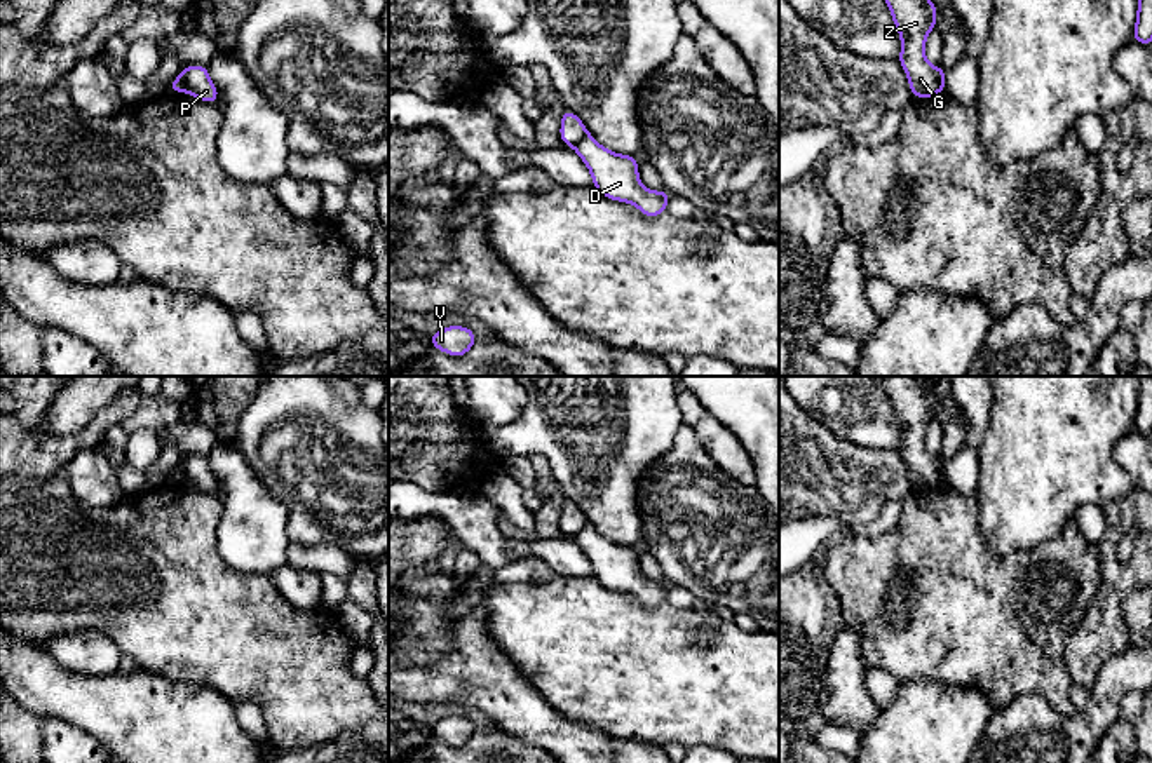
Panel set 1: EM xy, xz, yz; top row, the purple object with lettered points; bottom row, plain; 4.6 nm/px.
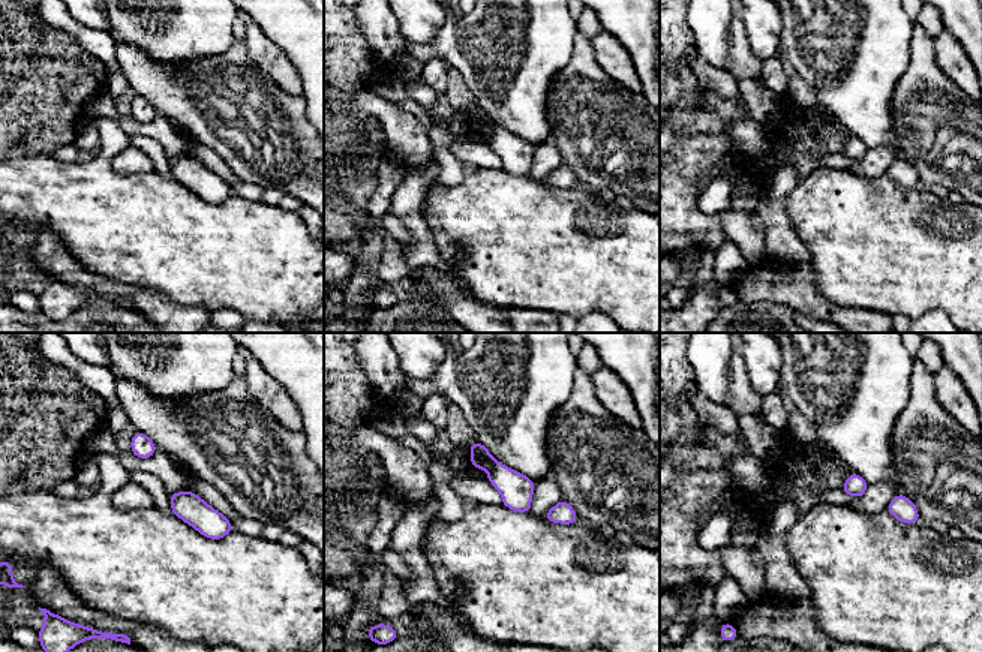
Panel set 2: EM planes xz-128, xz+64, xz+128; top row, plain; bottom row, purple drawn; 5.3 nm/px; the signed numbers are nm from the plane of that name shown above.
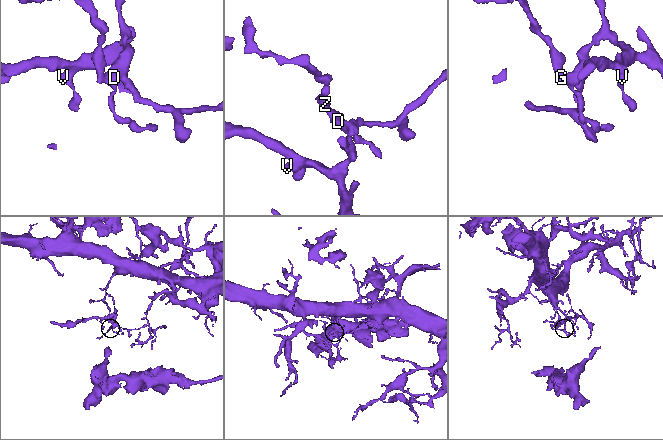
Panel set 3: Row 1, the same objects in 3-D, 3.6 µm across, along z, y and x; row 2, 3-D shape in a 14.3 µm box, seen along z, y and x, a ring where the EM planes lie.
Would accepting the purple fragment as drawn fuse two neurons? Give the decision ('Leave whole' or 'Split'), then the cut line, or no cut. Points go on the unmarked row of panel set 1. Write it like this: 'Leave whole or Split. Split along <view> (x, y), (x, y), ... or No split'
Split. Split along xy (183, 460), (189, 481)

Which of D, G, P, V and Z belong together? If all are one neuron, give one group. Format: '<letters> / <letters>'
D P V / G Z

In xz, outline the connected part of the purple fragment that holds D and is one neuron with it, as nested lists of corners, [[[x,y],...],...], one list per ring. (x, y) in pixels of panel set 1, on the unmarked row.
[[[591,524],[573,537],[593,566],[593,577],[610,591],[636,596],[647,608],[667,599],[671,582],[654,582],[641,575],[638,549],[601,537]]]

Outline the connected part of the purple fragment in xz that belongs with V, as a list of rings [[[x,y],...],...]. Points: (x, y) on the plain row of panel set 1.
[[[448,716],[430,726],[430,735],[448,746],[465,746],[476,733],[478,726],[465,716]]]

